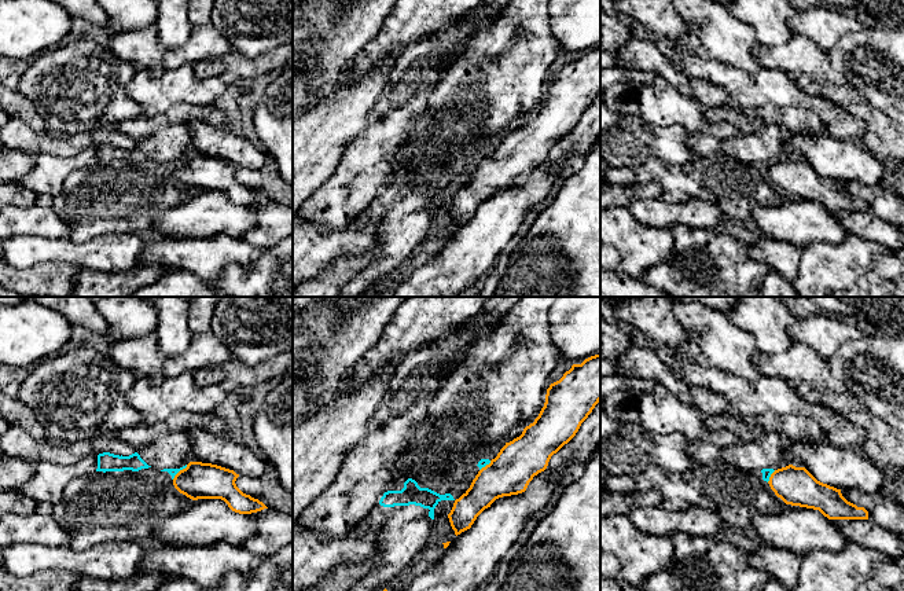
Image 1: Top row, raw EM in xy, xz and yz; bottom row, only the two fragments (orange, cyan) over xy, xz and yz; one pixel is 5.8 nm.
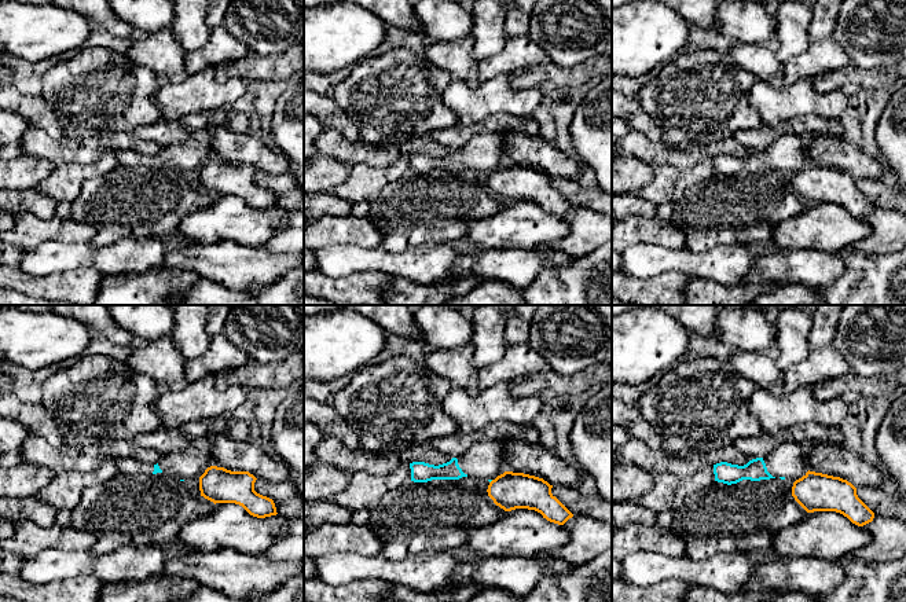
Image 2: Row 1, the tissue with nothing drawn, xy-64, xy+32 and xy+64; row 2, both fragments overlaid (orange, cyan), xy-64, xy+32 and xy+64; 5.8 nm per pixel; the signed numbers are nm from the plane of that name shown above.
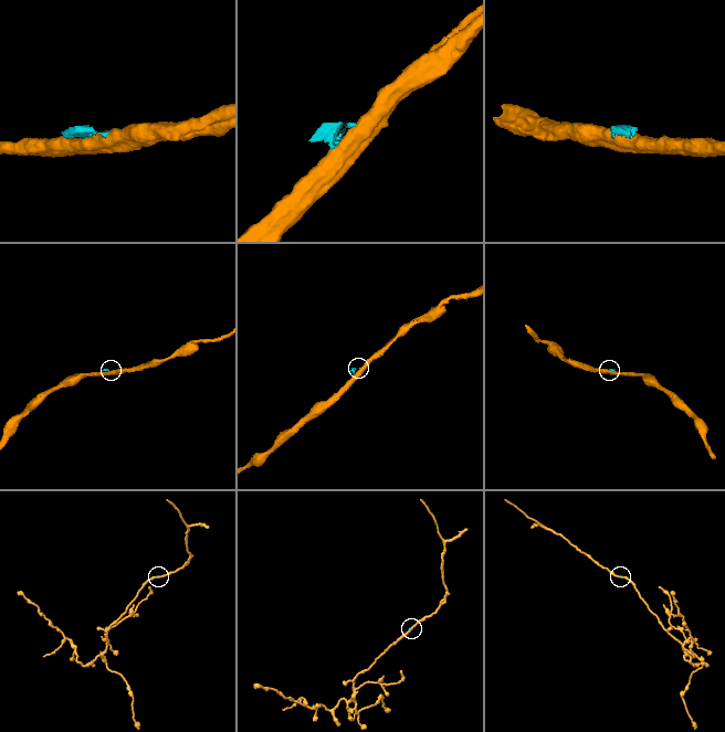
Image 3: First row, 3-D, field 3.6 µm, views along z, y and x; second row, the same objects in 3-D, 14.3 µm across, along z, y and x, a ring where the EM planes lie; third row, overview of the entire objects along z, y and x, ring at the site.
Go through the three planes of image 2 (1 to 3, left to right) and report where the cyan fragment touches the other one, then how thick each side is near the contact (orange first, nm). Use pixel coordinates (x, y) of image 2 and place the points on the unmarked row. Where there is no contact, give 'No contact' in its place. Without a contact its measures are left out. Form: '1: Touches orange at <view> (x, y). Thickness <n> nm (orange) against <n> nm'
1: No contact
2: Touches orange at xy+32 (491, 173). Thickness 220 nm (orange) against 20 nm
3: No contact

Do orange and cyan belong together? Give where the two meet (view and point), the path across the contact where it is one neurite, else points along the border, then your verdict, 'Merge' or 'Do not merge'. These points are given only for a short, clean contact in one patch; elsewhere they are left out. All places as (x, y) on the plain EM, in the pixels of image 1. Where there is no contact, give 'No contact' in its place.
Touches orange at yz (771, 168). Boundary: yz (775, 162), (767, 173). Do not merge

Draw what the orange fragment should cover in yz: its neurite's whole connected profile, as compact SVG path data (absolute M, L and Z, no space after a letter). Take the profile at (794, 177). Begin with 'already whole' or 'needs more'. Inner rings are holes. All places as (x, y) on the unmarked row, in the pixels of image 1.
already whole; M805 159L778 161L768 176L786 197L819 202L828 212L868 212L864 199L848 194L841 181L817 173Z

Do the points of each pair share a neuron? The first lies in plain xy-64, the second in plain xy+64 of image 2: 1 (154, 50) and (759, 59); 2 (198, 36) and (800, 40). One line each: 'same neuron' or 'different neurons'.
1: same neuron
2: same neuron

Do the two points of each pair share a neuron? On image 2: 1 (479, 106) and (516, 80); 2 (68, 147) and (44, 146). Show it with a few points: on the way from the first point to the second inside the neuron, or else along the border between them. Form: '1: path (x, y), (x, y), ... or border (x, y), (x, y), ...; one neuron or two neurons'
1: border (507, 76), (507, 81), (514, 88), (535, 88); two neurons
2: path (62, 147), (50, 147); one neuron

